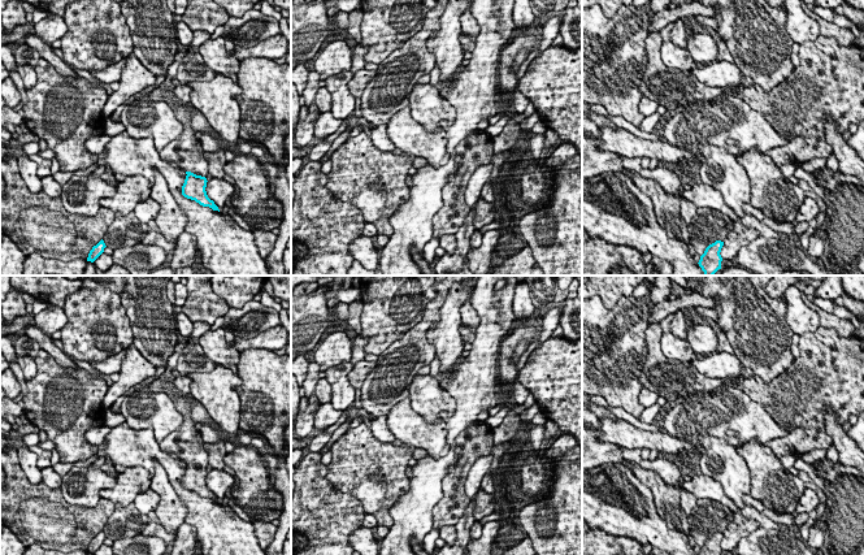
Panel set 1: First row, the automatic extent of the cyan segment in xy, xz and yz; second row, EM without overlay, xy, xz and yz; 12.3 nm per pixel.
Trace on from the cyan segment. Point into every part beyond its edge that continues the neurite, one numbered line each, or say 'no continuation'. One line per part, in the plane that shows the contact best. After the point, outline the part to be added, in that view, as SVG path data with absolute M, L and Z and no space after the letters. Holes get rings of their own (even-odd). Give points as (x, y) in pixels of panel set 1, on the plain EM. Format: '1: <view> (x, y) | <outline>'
1: xy (186, 442) | M155 378L147 387L152 393L166 393L174 402L177 411L183 416L183 424L160 443L160 448L166 454L177 455L186 463L207 469L209 465L208 454L204 450L201 434L194 425L188 400L169 381Z

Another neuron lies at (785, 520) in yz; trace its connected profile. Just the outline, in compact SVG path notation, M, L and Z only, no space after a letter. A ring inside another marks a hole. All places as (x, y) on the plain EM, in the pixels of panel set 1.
M744 494L742 497L742 499L743 499L744 504L754 507L761 515L767 516L768 519L777 523L782 528L794 529L794 517L795 517L796 512L794 512L791 515L777 513L773 510L767 508L760 500L752 498L750 494Z

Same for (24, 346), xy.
M26 334L17 337L13 346L17 357L30 356L34 360L40 350L39 344Z

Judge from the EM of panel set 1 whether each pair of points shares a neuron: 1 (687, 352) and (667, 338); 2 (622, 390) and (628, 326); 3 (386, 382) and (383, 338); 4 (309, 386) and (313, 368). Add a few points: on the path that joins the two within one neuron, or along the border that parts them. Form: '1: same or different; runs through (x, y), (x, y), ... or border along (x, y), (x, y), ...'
1: same; runs through (682, 350), (678, 350), (672, 343)
2: same; runs through (609, 371), (603, 364), (603, 335), (608, 330)
3: different; border along (408, 329), (377, 355)
4: same; runs through (309, 382), (313, 372)

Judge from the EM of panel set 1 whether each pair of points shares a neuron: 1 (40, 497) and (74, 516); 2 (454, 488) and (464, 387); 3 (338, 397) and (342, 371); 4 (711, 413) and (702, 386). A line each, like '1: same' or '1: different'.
1: same
2: different
3: same
4: same

